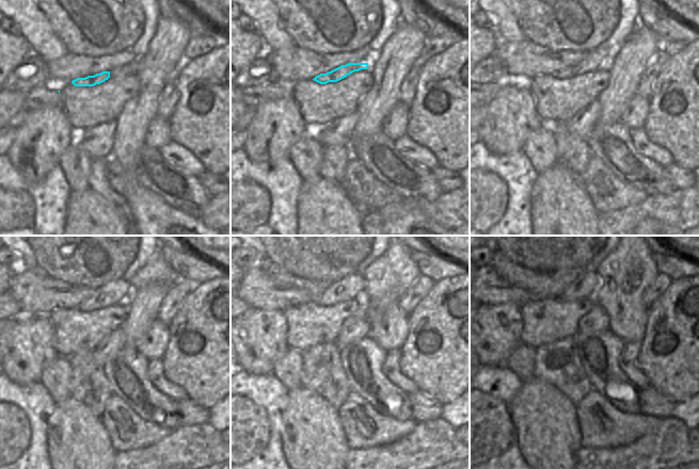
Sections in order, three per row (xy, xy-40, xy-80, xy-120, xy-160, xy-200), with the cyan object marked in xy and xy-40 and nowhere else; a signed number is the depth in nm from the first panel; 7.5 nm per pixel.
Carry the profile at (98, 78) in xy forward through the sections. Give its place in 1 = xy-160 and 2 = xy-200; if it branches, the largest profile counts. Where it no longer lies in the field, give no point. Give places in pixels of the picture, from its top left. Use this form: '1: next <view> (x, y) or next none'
1: next xy-160 (351, 287)
2: next xy-200 (586, 285)

